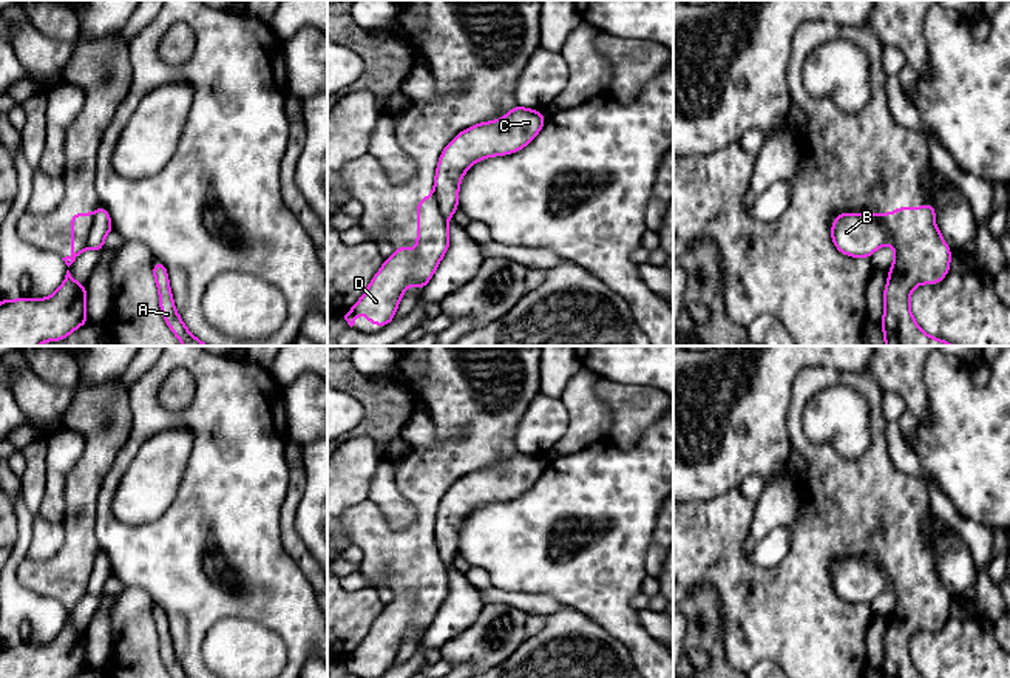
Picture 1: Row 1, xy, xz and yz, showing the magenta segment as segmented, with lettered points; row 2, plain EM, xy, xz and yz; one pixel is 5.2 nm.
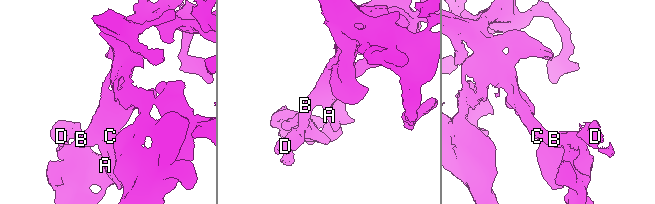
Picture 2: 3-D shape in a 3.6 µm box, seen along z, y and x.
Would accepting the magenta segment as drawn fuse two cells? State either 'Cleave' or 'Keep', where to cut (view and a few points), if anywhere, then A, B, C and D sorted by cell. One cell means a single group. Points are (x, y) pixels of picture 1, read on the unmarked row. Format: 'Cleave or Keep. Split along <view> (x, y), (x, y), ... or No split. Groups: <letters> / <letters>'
Cleave. Split along xy (94, 559), (85, 593). Groups: A B C / D

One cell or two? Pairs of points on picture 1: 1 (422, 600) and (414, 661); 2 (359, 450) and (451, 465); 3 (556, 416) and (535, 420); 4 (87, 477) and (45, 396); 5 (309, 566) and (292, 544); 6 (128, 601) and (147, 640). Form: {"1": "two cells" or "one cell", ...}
{"1": "two cells", "2": "one cell", "3": "one cell", "4": "two cells", "5": "one cell", "6": "one cell"}

